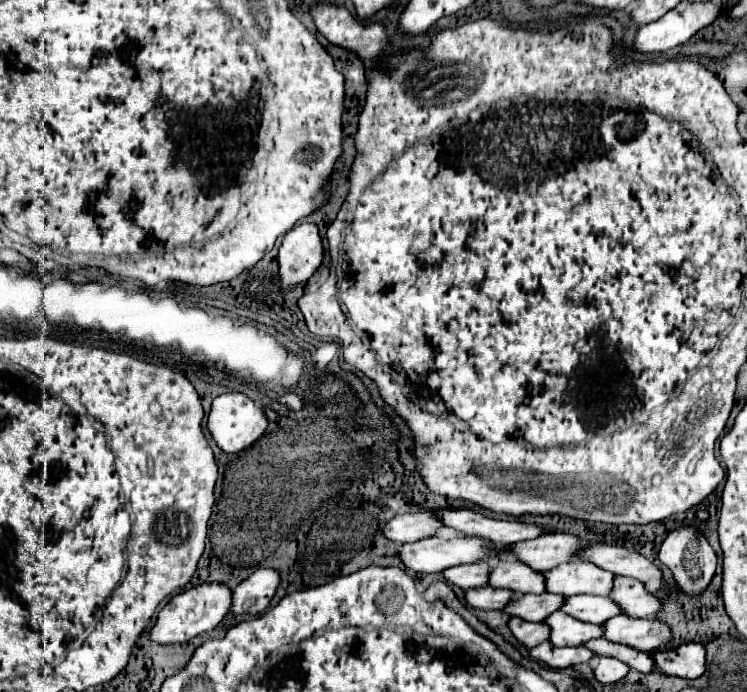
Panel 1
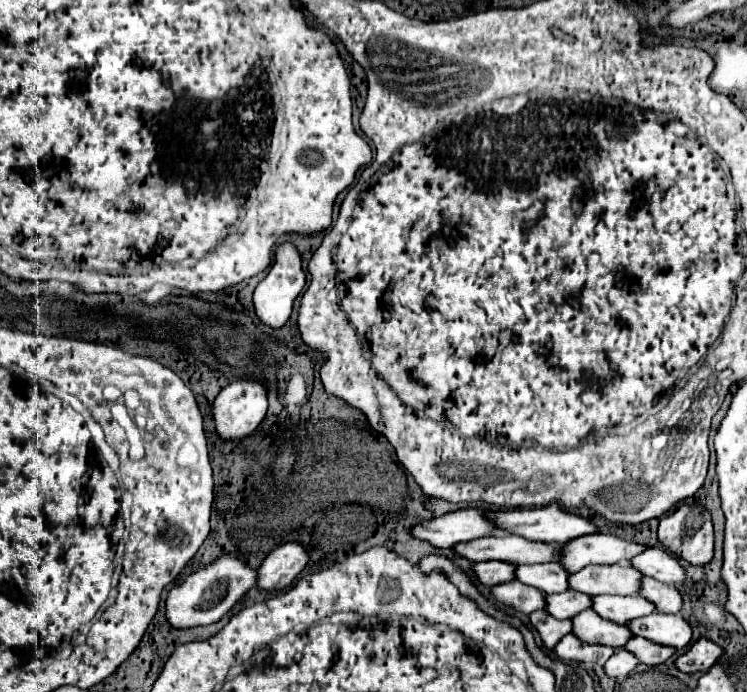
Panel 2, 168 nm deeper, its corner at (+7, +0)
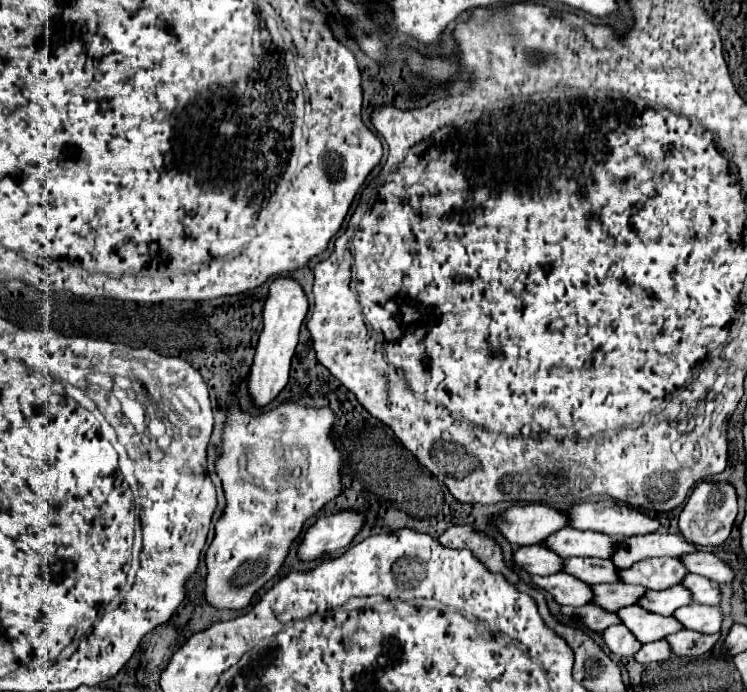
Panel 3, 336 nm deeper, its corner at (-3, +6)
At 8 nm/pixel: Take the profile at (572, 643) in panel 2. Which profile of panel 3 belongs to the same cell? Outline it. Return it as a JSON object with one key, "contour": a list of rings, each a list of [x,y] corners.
{"contour":[[[623,624],[607,628],[603,632],[603,640],[607,642],[609,650],[619,658],[635,656],[635,652],[639,652],[639,648],[643,646],[639,640],[635,640],[635,636],[631,636],[631,630]]]}

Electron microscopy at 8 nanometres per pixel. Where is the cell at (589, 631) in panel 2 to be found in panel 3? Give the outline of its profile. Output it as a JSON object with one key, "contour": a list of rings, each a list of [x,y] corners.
{"contour":[[[637,604],[621,608],[617,614],[621,616],[623,624],[627,628],[631,628],[635,638],[641,640],[641,642],[663,640],[665,636],[683,630],[679,620],[675,620],[673,616],[665,618],[665,616],[659,616],[659,614],[651,614],[645,608],[639,608]]]}

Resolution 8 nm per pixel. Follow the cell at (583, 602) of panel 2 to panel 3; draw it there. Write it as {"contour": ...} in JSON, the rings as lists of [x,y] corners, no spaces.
{"contour":[[[617,582],[617,584],[595,584],[593,592],[595,592],[593,598],[595,604],[599,604],[609,612],[617,612],[619,608],[635,604],[635,600],[639,600],[639,596],[643,596],[647,590],[633,584]]]}

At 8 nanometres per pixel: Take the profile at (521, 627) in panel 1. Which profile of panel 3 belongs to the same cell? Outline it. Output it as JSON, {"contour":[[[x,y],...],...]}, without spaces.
{"contour":[[[589,602],[581,608],[563,608],[565,614],[577,614],[583,624],[593,630],[593,632],[603,632],[605,628],[613,626],[613,624],[621,624],[619,616],[615,616],[615,612],[607,612],[603,608],[599,608],[595,602]]]}

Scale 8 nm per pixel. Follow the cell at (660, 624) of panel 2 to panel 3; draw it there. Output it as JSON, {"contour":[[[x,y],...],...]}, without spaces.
{"contour":[[[689,604],[679,608],[673,614],[685,628],[705,632],[705,634],[715,634],[721,630],[723,622],[723,612],[717,606],[699,606],[699,604]]]}

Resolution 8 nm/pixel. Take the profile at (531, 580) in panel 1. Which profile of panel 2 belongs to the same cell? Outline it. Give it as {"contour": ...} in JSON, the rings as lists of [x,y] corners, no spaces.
{"contour":[[[547,562],[547,564],[517,566],[515,580],[541,590],[543,594],[555,594],[567,590],[567,576],[569,574],[557,562]]]}

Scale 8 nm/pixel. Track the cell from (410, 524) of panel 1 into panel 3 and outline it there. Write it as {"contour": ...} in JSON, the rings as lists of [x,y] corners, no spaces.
{"contour":[[[527,504],[511,506],[495,524],[513,546],[529,546],[545,542],[547,536],[559,532],[563,526],[567,528],[569,518],[565,512],[547,504]]]}

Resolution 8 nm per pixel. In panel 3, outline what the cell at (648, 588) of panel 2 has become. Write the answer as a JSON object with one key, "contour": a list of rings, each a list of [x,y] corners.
{"contour":[[[689,574],[689,576],[685,576],[683,586],[693,592],[693,602],[695,604],[719,606],[719,602],[721,602],[721,590],[719,590],[719,586],[715,582],[711,582],[711,580],[707,580],[705,576]]]}

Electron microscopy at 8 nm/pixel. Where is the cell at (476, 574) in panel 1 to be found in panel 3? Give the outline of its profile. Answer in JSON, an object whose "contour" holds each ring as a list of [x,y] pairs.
{"contour":[[[533,544],[533,546],[521,546],[513,554],[515,564],[523,566],[529,574],[539,574],[539,576],[549,576],[555,572],[563,570],[565,558],[555,554],[551,548],[543,544]]]}

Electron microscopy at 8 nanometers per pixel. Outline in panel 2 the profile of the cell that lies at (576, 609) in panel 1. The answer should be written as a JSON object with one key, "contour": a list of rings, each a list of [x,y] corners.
{"contour":[[[591,596],[593,612],[609,622],[629,622],[655,612],[655,606],[641,596]]]}

